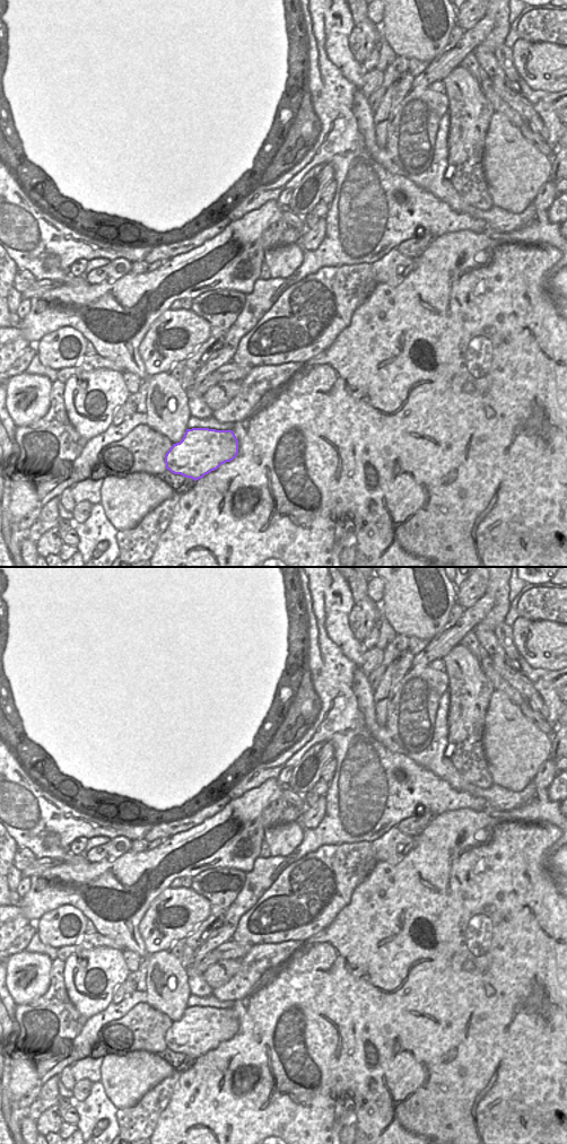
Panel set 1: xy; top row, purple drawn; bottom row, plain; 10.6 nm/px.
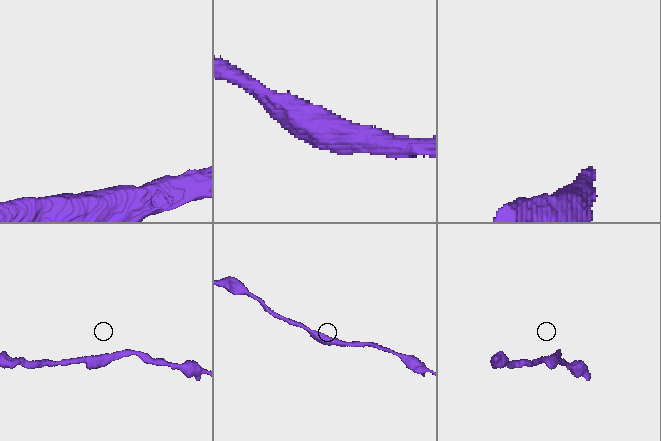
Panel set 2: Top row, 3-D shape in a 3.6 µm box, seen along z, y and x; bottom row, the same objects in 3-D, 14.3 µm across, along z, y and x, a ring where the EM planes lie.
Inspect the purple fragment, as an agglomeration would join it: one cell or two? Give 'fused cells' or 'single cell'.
single cell

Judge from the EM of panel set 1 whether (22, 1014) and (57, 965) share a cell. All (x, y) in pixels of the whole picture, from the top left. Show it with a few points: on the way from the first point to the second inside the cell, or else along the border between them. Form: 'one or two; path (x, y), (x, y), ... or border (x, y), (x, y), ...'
one; path (36, 1011), (57, 990), (57, 979)

